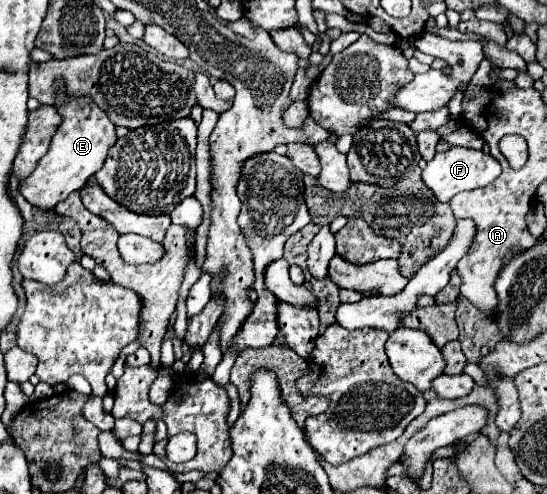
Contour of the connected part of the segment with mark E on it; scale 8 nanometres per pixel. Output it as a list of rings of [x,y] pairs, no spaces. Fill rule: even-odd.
[[[89,97],[73,99],[65,105],[57,105],[57,109],[63,115],[63,123],[53,135],[51,147],[41,157],[35,171],[19,185],[19,193],[33,207],[43,209],[43,211],[47,211],[47,203],[59,203],[75,189],[81,189],[87,183],[87,179],[93,177],[101,169],[109,149],[117,141],[115,125]]]

